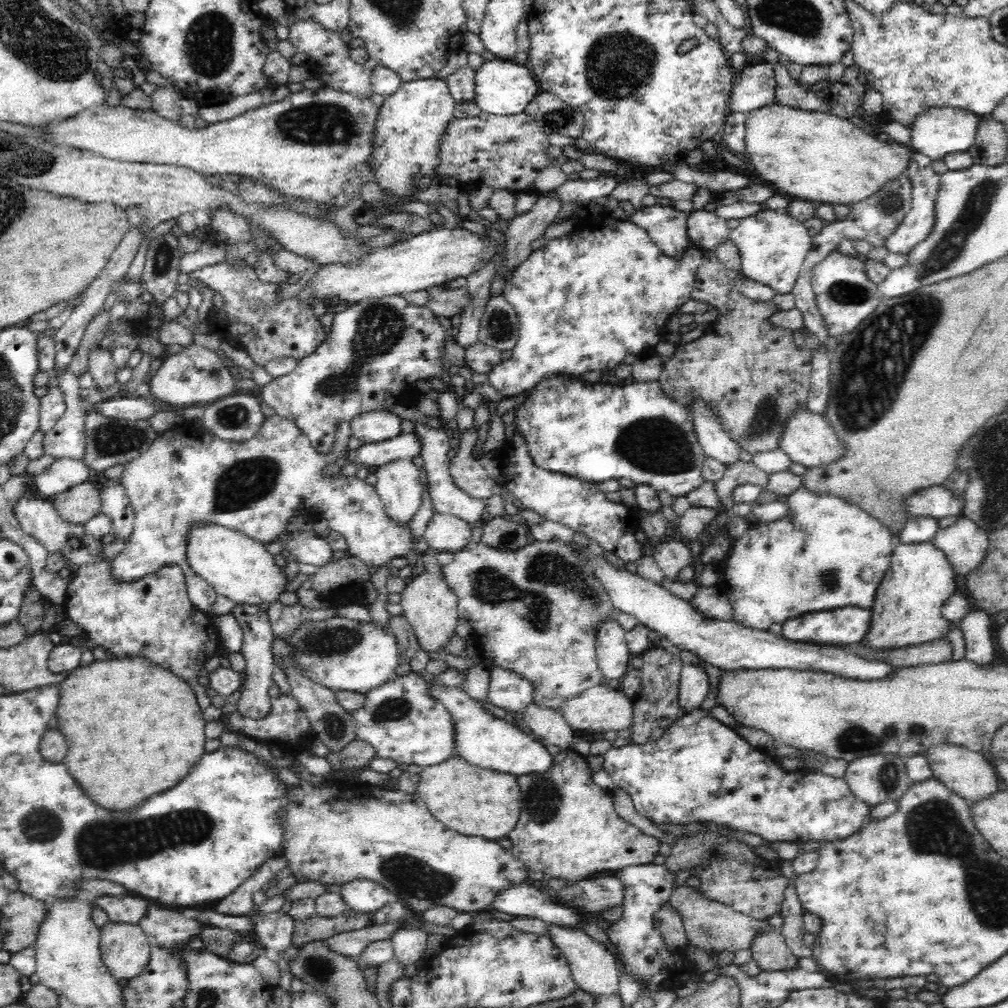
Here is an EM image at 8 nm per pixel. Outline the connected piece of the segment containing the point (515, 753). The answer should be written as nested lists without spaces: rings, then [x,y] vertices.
[[[432,681],[428,684],[430,695],[438,699],[450,711],[455,721],[454,755],[463,758],[472,766],[482,766],[488,770],[498,770],[517,777],[523,774],[543,773],[551,768],[554,758],[546,745],[526,729],[500,719],[488,711],[481,701],[470,697],[460,687],[442,686]]]

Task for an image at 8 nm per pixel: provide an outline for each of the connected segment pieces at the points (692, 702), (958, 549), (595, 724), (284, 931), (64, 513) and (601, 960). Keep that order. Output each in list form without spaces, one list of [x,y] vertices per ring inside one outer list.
[[[685,665],[679,682],[679,705],[688,713],[698,711],[710,692],[708,675],[699,665]]]
[[[965,516],[951,526],[939,528],[932,543],[942,549],[952,568],[962,576],[976,570],[988,552],[988,534]]]
[[[602,684],[581,691],[580,694],[566,698],[557,707],[558,712],[577,733],[608,732],[608,730],[624,730],[632,724],[632,698],[628,698],[621,688],[611,689]]]
[[[280,910],[262,917],[259,911],[252,916],[254,920],[254,935],[258,943],[266,948],[274,957],[280,957],[282,952],[293,945],[295,920],[288,913],[280,913]]]
[[[92,482],[72,486],[51,498],[56,512],[72,524],[83,525],[100,514],[100,490]]]
[[[548,924],[546,927],[548,927],[548,936],[564,954],[571,975],[582,990],[598,996],[600,994],[602,996],[620,995],[620,975],[618,975],[615,958],[610,950],[580,928],[568,928],[557,924]]]

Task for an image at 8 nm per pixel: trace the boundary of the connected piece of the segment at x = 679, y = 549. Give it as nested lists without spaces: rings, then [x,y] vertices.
[[[668,540],[654,546],[652,554],[663,576],[675,580],[682,568],[692,565],[692,551],[682,541]]]

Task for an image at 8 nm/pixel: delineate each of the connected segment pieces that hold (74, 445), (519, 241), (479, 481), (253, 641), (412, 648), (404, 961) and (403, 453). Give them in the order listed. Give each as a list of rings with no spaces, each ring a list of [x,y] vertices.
[[[64,370],[60,376],[58,376],[58,388],[64,395],[64,405],[66,405],[66,412],[58,419],[58,422],[54,425],[54,428],[50,432],[44,434],[44,454],[48,456],[54,456],[54,458],[71,458],[72,460],[82,460],[84,452],[86,452],[86,435],[84,435],[84,422],[87,419],[87,411],[91,405],[102,403],[103,401],[114,399],[124,394],[119,388],[118,384],[114,384],[108,390],[99,392],[93,390],[89,396],[83,398],[80,396],[80,382],[79,378],[76,377],[70,370]]]
[[[539,196],[534,203],[532,210],[526,214],[508,220],[508,226],[504,234],[506,239],[504,249],[504,266],[513,271],[532,252],[530,244],[543,236],[546,228],[556,220],[563,204],[551,196]]]
[[[474,427],[459,434],[455,444],[456,454],[450,460],[449,472],[456,486],[466,494],[472,498],[487,499],[497,493],[497,487],[482,466],[483,462],[472,455],[477,437],[478,430]]]
[[[257,604],[236,605],[232,614],[238,619],[238,623],[244,631],[241,653],[246,660],[245,681],[237,703],[237,713],[248,718],[264,718],[270,712],[271,707],[268,688],[274,683],[272,672],[274,672],[277,665],[274,662],[271,644],[276,634],[271,629],[267,608],[264,606],[258,606]]]
[[[404,615],[393,616],[389,620],[388,631],[393,632],[398,639],[398,649],[400,649],[400,664],[393,676],[400,676],[412,672],[410,661],[419,650],[419,644],[414,629]]]
[[[402,925],[392,936],[391,943],[395,958],[402,966],[410,966],[424,956],[424,951],[427,949],[426,938],[429,934],[424,933],[422,929],[414,929],[412,925]]]
[[[400,433],[384,442],[368,442],[355,450],[348,450],[344,459],[354,463],[357,468],[382,467],[386,462],[400,458],[414,460],[414,456],[421,455],[420,450],[422,441],[416,433]]]

